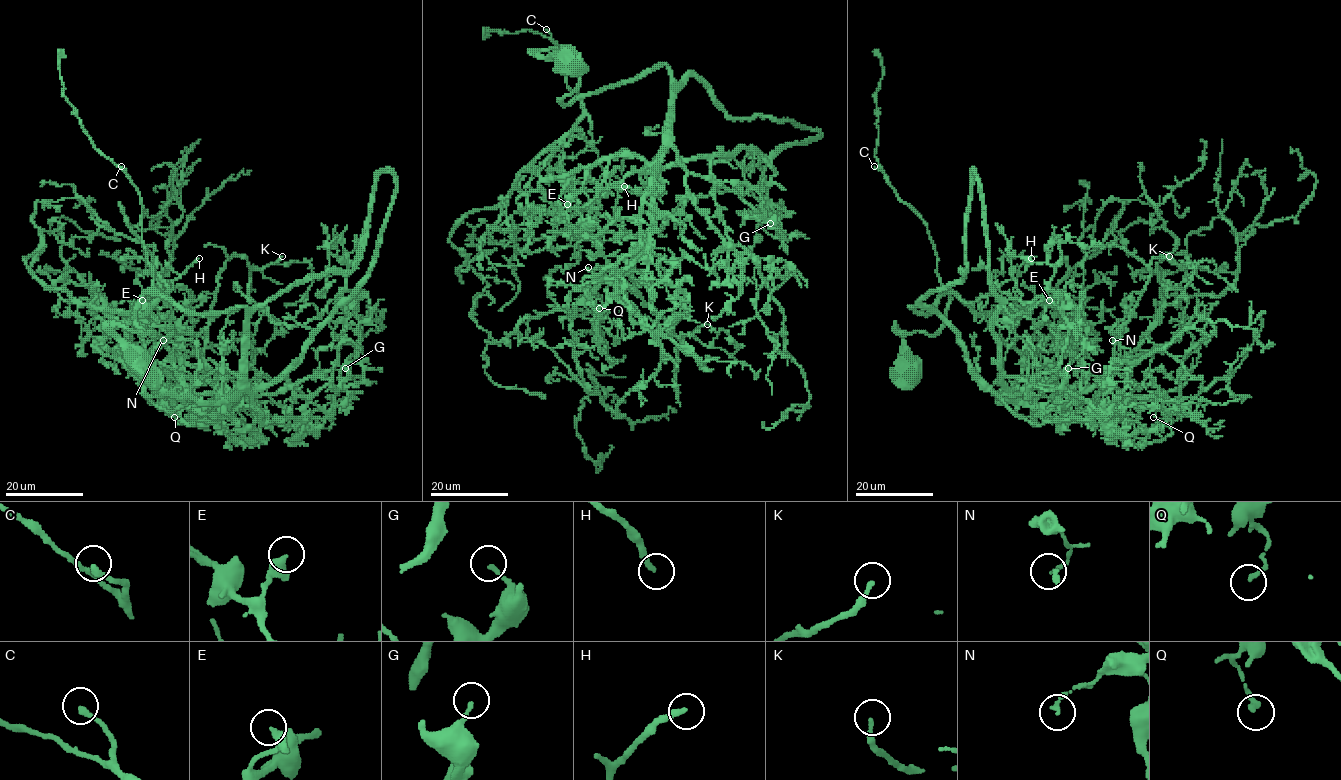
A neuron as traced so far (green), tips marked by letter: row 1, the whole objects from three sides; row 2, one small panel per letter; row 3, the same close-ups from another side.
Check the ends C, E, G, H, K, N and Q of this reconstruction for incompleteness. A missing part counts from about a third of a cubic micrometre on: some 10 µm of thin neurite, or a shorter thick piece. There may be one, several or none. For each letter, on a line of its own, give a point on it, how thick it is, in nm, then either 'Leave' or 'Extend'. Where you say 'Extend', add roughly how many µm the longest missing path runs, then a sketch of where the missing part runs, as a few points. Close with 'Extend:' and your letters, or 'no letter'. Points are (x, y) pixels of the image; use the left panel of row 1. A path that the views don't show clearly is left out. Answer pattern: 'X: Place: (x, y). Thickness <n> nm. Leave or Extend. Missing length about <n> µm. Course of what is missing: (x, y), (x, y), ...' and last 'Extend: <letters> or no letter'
C: Place: (121, 166). Thickness 240 nm. Extend. Missing length about 45 µm
E: Place: (142, 300). Thickness 420 nm. Leave
G: Place: (345, 368). Thickness 160 nm. Leave
H: Place: (199, 258). Thickness 240 nm. Extend. Missing length about 25 µm
K: Place: (282, 256). Thickness 200 nm. Extend. Missing length about 30 µm
N: Place: (163, 340). Thickness 150 nm. Leave
Q: Place: (174, 417). Thickness 180 nm. Leave
Extend: C, H, K

